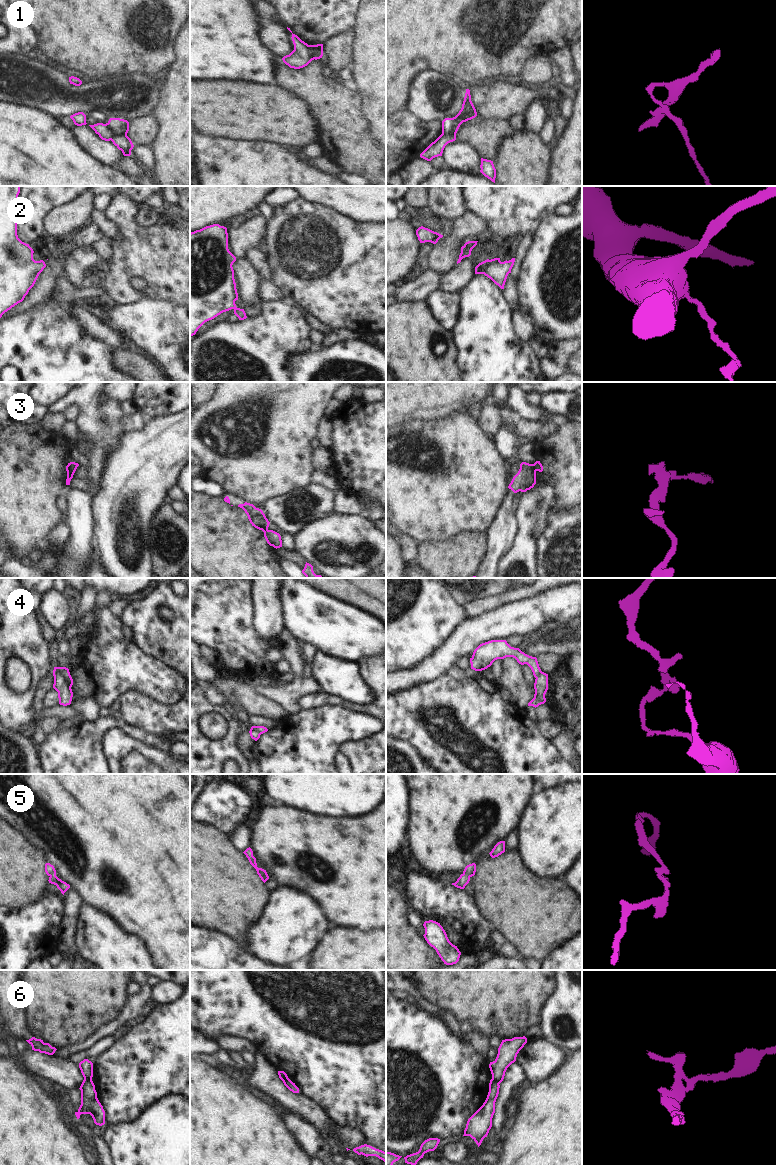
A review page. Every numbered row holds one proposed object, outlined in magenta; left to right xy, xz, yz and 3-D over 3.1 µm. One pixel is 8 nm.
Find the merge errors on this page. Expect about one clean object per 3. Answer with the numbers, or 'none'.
1, 3, 4, 6

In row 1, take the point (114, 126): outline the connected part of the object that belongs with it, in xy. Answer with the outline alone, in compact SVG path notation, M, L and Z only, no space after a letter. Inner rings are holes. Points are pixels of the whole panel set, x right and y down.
M110 118L106 124L97 123L89 126L105 141L112 140L116 134L127 135L129 131L129 122L120 118Z

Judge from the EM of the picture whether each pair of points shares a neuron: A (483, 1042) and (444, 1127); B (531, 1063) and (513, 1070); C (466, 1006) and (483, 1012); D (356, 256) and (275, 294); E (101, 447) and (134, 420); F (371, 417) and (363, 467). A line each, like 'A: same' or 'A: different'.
A: different
B: different
C: same
D: different
E: different
F: same

